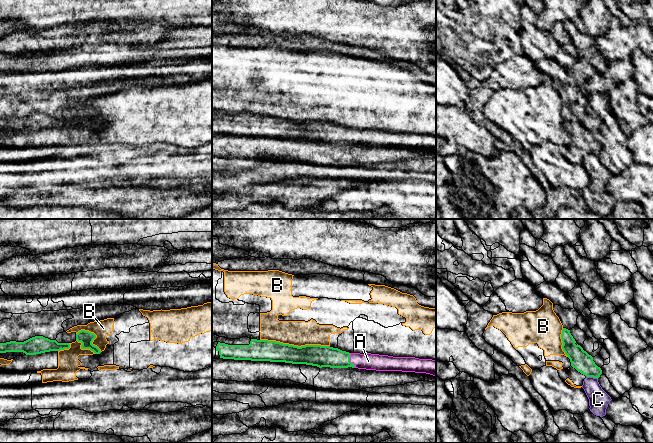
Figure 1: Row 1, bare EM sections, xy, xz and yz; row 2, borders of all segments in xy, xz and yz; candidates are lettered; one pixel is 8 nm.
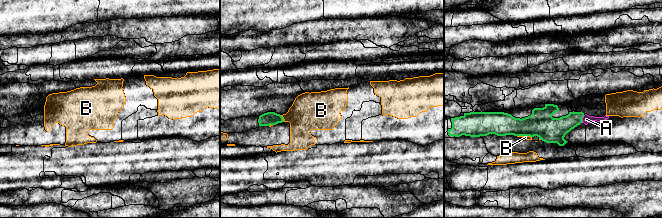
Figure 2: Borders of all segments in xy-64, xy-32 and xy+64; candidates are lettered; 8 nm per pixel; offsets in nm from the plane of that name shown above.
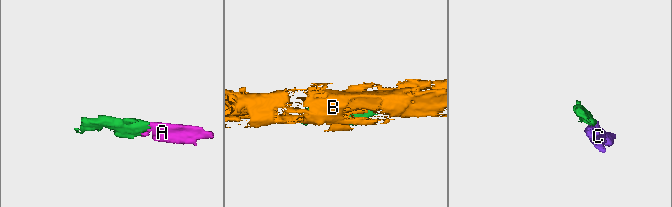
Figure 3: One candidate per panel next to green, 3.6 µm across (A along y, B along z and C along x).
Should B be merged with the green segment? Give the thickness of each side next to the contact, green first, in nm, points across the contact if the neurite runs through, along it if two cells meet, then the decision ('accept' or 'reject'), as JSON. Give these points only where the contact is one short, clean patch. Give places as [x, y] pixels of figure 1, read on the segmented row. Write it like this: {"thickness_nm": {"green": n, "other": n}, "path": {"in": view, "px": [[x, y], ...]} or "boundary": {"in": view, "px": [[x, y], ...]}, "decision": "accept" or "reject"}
{"thickness_nm": {"green": 180, "other": 200}, "decision": "reject"}

